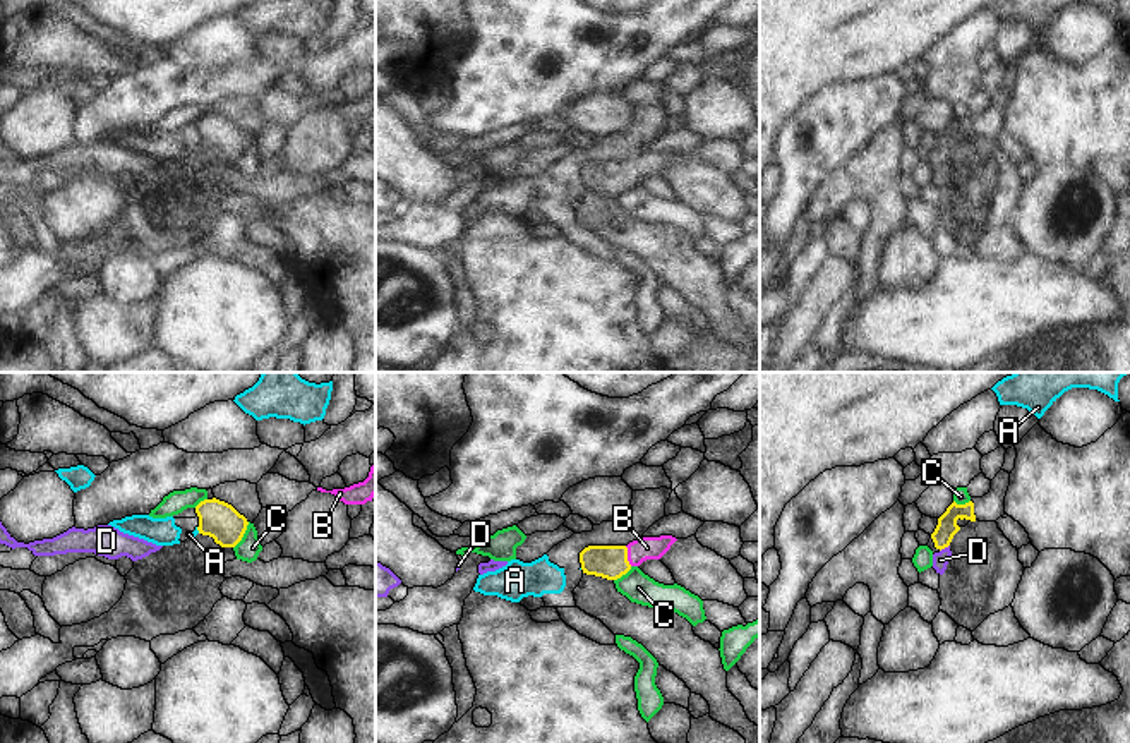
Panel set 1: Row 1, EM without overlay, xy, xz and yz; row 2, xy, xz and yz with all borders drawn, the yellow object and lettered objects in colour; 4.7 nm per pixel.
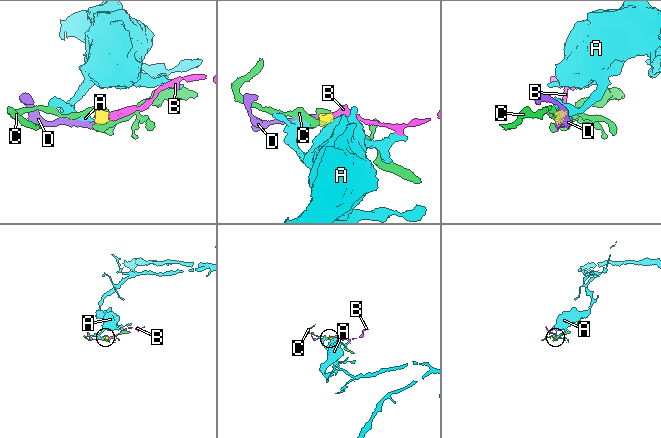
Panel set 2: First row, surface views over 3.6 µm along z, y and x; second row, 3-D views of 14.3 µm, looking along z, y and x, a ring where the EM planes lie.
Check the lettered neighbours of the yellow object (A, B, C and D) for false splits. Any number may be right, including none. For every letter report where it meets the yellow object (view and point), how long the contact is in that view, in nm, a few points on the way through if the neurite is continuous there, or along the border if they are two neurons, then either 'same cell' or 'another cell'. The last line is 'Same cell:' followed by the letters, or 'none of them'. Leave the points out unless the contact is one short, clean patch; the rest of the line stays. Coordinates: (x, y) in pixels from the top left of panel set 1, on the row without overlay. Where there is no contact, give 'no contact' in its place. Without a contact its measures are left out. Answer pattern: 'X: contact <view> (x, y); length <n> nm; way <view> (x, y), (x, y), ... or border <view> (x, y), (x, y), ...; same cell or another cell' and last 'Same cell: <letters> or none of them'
A: contact xy (198, 144); length 40 nm; border xy (196, 143), (199, 148); another cell
B: contact xz (626, 172); length 100 nm; way xz (609, 177), (626, 172), (647, 163); same cell
C: contact xy (242, 151); length 150 nm; border xy (249, 138), (242, 155), (234, 163); another cell
D: contact yz (943, 163); length 60 nm; border yz (949, 160), (940, 167); another cell
Same cell: B

